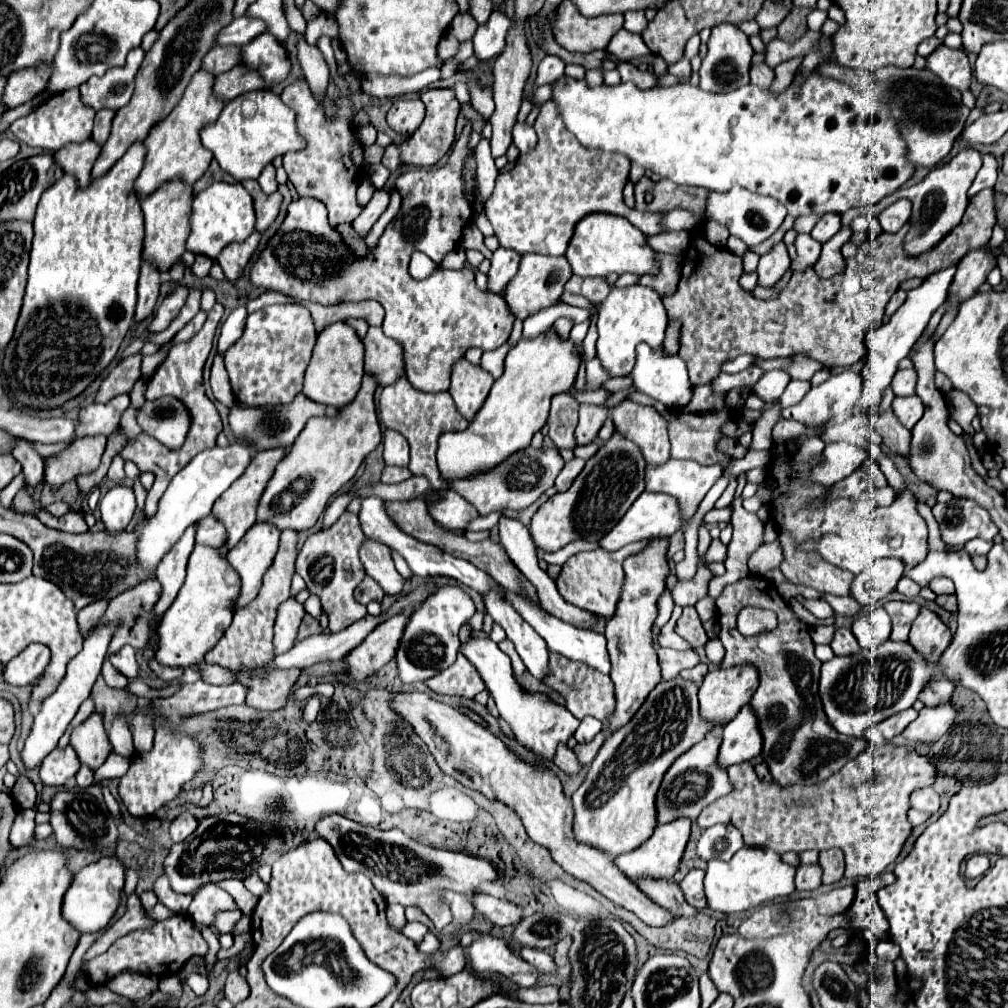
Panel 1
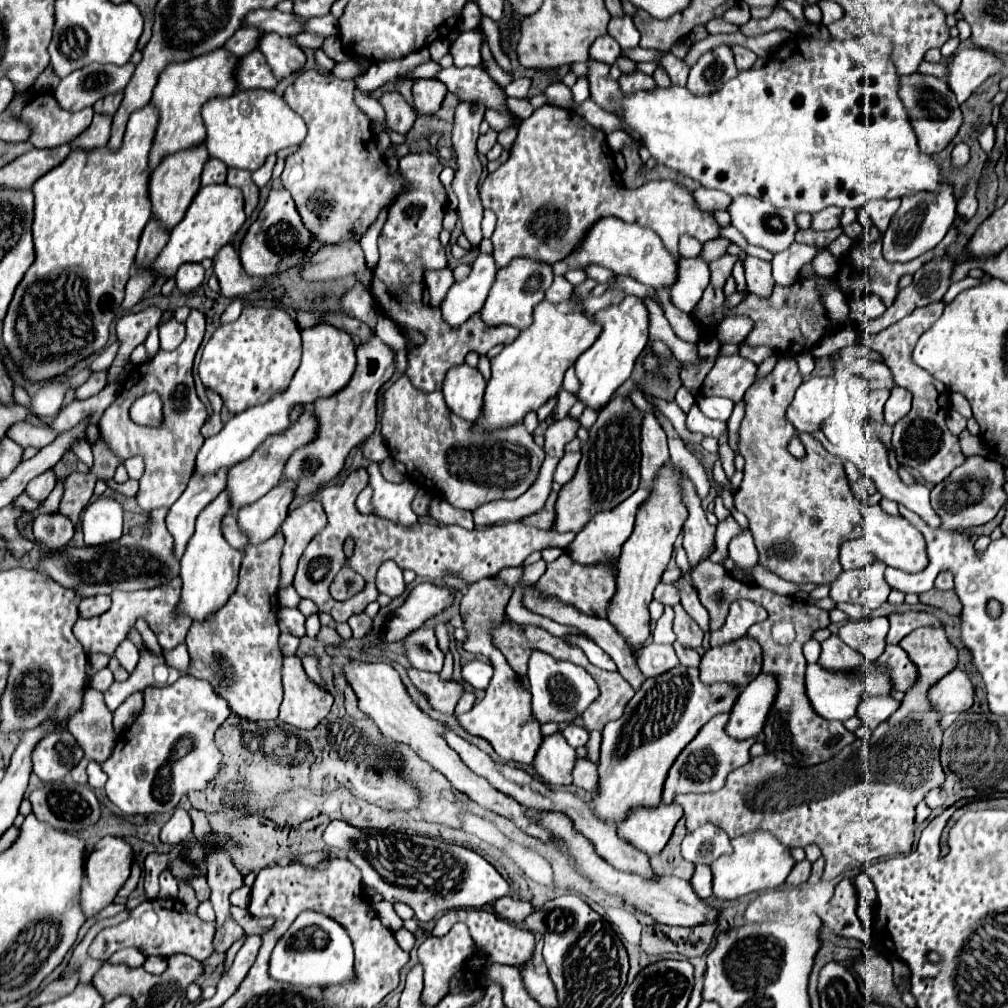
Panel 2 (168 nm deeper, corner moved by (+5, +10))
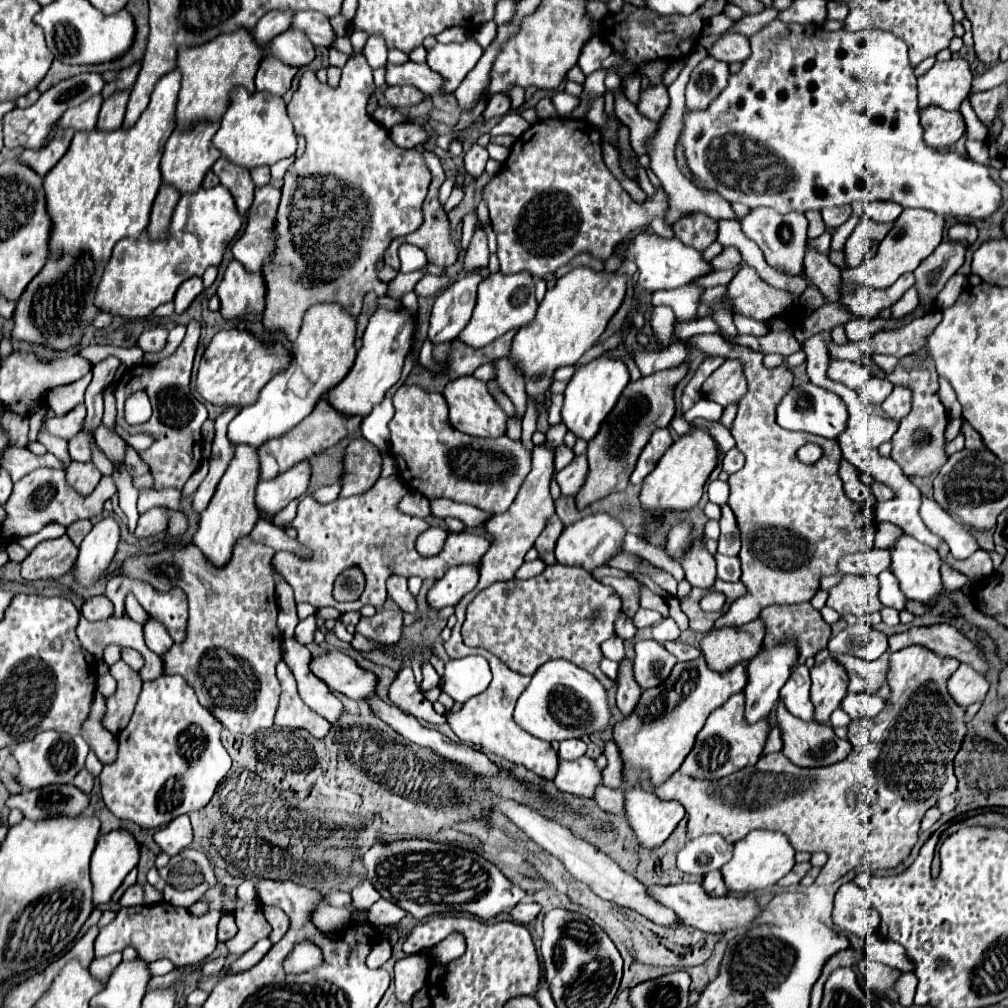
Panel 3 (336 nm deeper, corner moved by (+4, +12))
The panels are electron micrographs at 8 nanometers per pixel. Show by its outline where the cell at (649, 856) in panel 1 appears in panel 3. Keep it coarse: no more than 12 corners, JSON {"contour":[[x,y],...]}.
{"contour":[[627,788],[625,816],[645,848],[669,838],[685,808]]}

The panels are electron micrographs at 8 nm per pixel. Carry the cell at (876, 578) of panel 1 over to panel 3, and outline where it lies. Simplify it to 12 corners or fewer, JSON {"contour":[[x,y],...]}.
{"contour":[[841,574],[827,606],[841,616],[881,610],[877,578]]}

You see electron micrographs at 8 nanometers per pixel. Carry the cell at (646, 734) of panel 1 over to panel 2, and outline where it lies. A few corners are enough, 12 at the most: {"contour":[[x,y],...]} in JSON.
{"contour":[[648,678],[606,724],[596,816],[654,808],[676,756],[738,688]]}

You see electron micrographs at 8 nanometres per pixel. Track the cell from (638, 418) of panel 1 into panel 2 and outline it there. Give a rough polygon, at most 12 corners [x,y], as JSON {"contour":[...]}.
{"contour":[[648,412],[642,422],[640,484],[652,486],[670,460],[666,434]]}

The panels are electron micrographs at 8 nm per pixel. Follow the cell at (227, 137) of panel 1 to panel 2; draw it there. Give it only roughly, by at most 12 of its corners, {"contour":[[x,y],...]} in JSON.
{"contour":[[238,90],[202,108],[210,156],[258,170],[300,144],[282,96]]}

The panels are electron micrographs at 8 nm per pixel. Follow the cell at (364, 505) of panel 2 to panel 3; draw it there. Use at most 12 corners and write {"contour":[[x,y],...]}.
{"contour":[[409,490],[397,508],[403,514],[427,518],[429,500]]}

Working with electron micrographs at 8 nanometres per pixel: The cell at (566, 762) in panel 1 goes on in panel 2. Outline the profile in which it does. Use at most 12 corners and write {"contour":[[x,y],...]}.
{"contour":[[586,758],[572,770],[574,784],[592,796],[598,790],[598,770]]}

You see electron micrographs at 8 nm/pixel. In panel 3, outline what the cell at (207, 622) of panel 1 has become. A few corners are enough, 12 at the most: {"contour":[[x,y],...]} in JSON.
{"contour":[[237,446],[193,544],[229,564],[259,518],[257,448]]}

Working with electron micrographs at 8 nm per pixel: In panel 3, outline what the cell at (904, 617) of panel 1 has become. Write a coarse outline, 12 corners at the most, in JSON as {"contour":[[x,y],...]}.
{"contour":[[949,624],[913,626],[889,636],[891,652],[921,644],[987,670],[973,642]]}

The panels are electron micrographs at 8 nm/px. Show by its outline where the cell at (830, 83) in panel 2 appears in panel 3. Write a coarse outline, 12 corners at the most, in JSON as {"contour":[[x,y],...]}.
{"contour":[[773,20],[679,144],[729,202],[987,218],[907,44]]}

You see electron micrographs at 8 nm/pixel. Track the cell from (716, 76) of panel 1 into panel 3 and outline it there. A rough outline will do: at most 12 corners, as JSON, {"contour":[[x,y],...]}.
{"contour":[[699,62],[687,84],[687,108],[703,110],[727,86],[729,64]]}

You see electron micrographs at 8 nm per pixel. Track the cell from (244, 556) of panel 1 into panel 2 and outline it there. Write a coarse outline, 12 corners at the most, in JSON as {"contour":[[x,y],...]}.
{"contour":[[282,480],[254,504],[240,508],[250,544],[280,530],[296,484]]}

